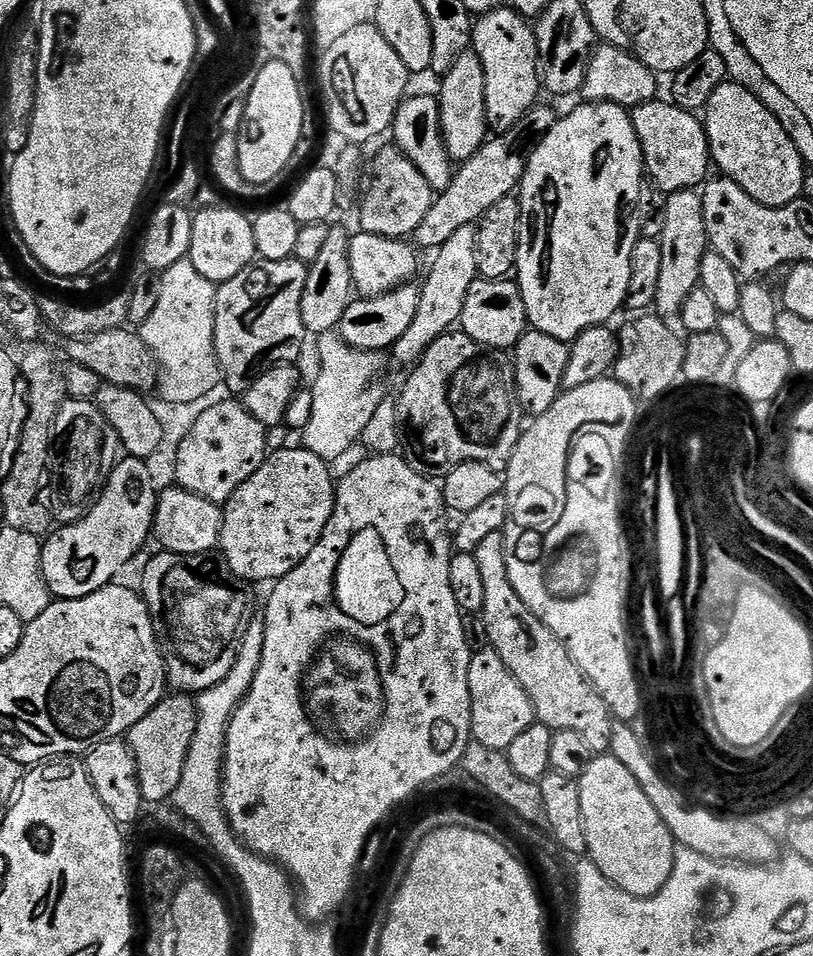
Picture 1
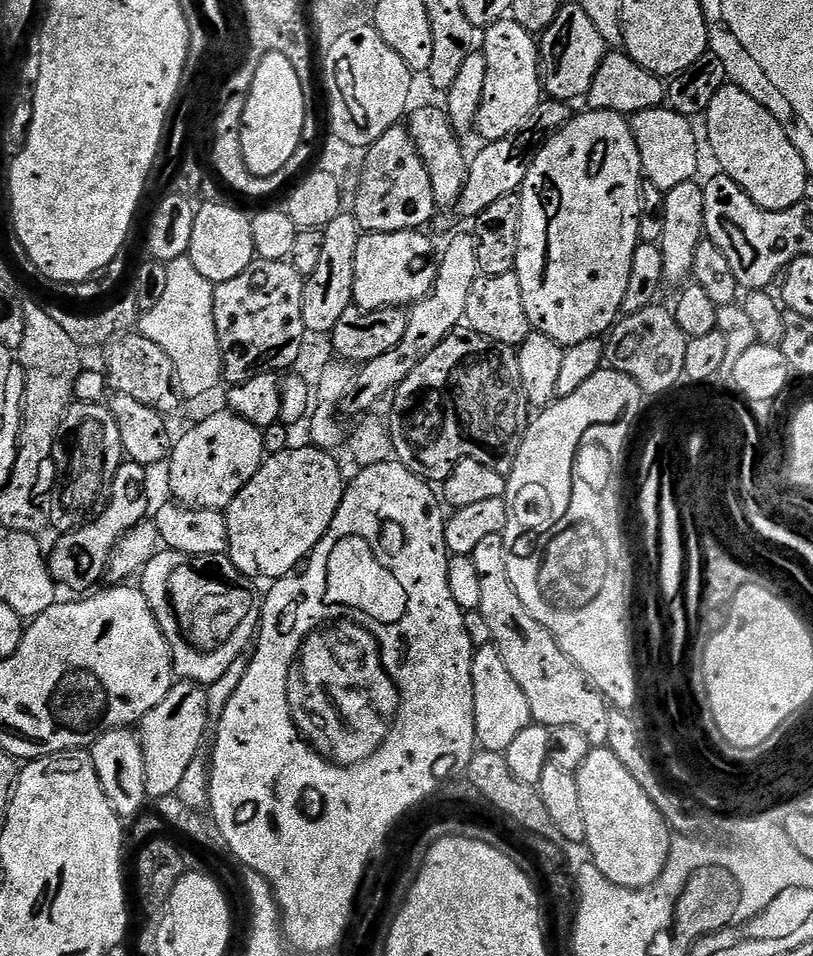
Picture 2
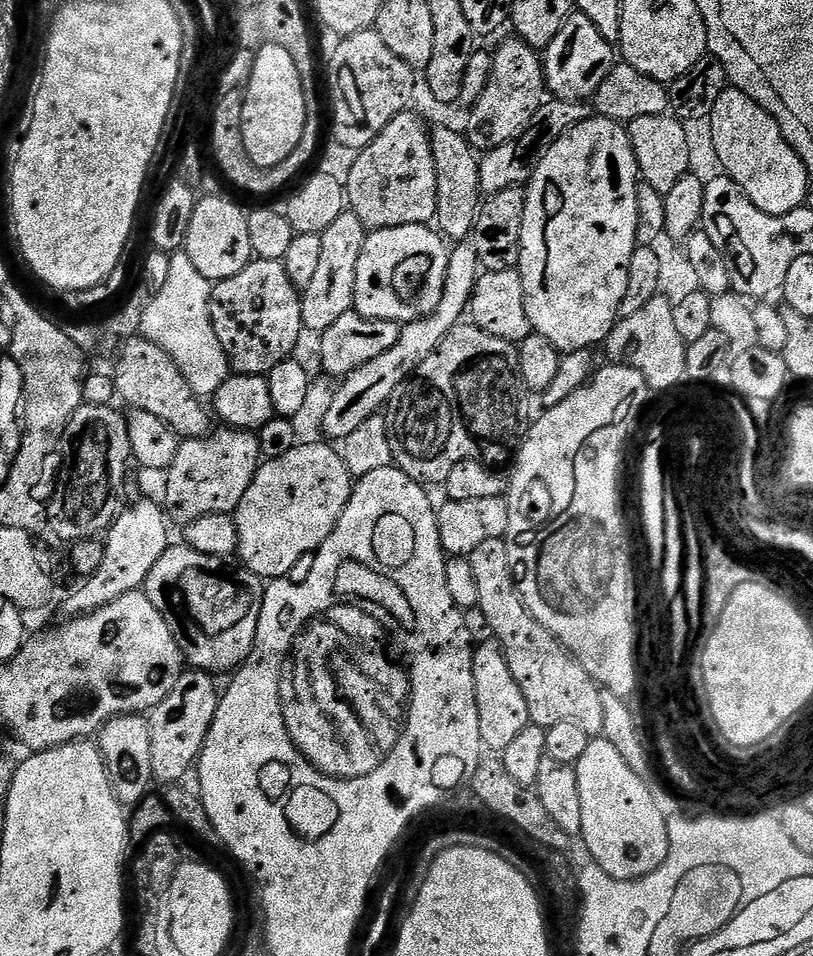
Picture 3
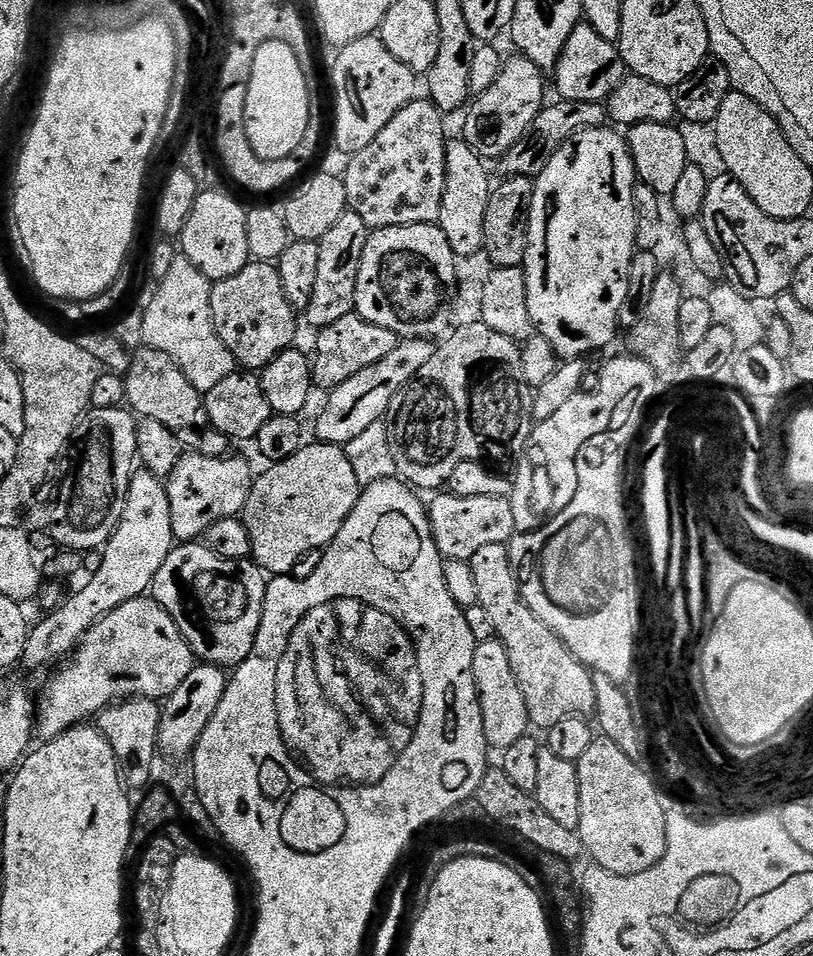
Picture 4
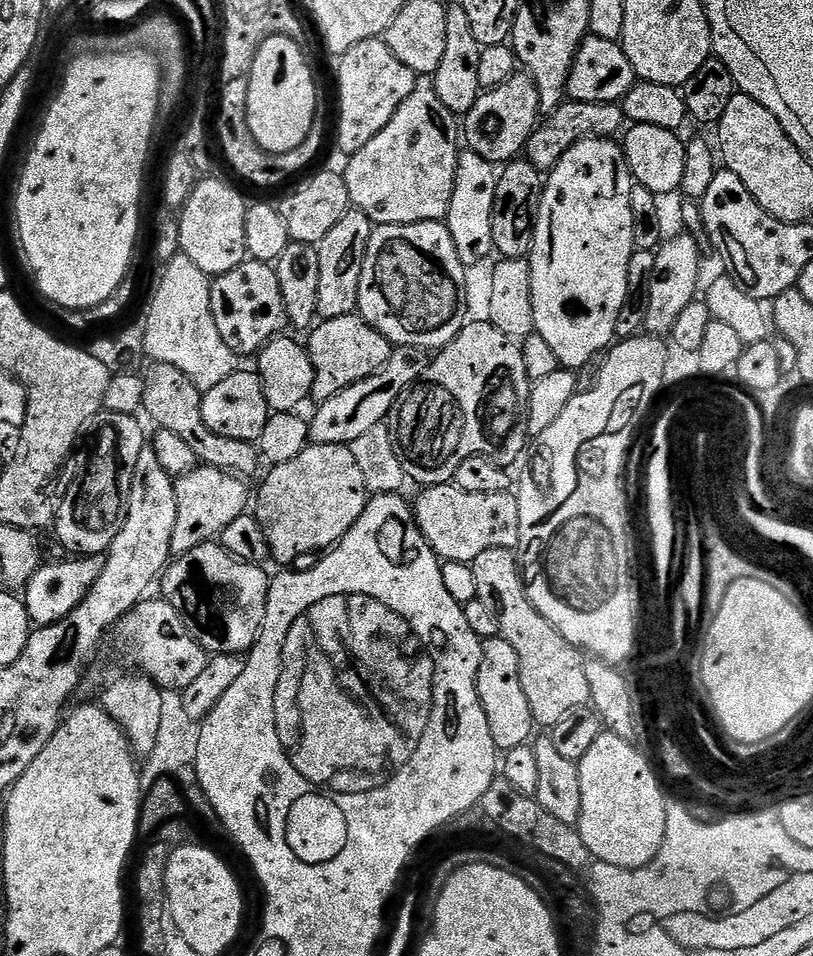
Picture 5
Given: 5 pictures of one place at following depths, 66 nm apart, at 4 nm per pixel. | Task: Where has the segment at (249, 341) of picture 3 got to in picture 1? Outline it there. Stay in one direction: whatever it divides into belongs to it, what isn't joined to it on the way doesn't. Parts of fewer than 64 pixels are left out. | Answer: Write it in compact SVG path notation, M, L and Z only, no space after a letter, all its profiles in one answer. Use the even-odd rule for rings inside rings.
M295 258L291 260L279 260L278 262L257 259L249 268L242 270L242 274L234 274L234 278L230 278L226 283L217 287L216 309L214 310L214 350L216 351L216 361L220 364L223 387L226 386L230 391L236 392L232 394L242 394L245 392L249 384L257 376L262 375L265 370L274 367L276 364L295 364L299 356L299 350L302 348L303 338L306 335L304 323L302 322L302 290L306 286L308 270L309 265L303 264L301 260Z

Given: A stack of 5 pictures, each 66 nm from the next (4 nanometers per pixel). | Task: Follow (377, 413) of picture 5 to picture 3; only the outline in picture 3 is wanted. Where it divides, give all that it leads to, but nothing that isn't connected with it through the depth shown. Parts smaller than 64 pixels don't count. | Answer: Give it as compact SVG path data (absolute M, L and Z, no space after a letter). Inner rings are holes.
M471 242L457 243L449 251L446 286L442 290L442 302L438 302L438 308L425 320L415 320L412 324L403 325L398 342L394 342L394 346L390 346L386 354L378 354L378 358L366 362L366 366L354 370L339 381L334 402L331 403L324 422L323 435L329 441L345 441L362 422L377 415L387 405L394 390L406 383L418 370L418 366L422 366L422 362L426 362L426 358L434 354L438 342L442 342L449 330L465 319L472 303L472 291L481 271L478 254Z

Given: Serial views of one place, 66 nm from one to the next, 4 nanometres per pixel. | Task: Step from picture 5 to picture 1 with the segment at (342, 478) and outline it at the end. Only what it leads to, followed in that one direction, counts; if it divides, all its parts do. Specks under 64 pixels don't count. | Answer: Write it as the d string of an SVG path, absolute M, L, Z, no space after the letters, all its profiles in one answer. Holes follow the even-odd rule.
M303 447L277 448L223 505L219 555L239 580L280 580L314 550L336 505L337 481L329 461Z

